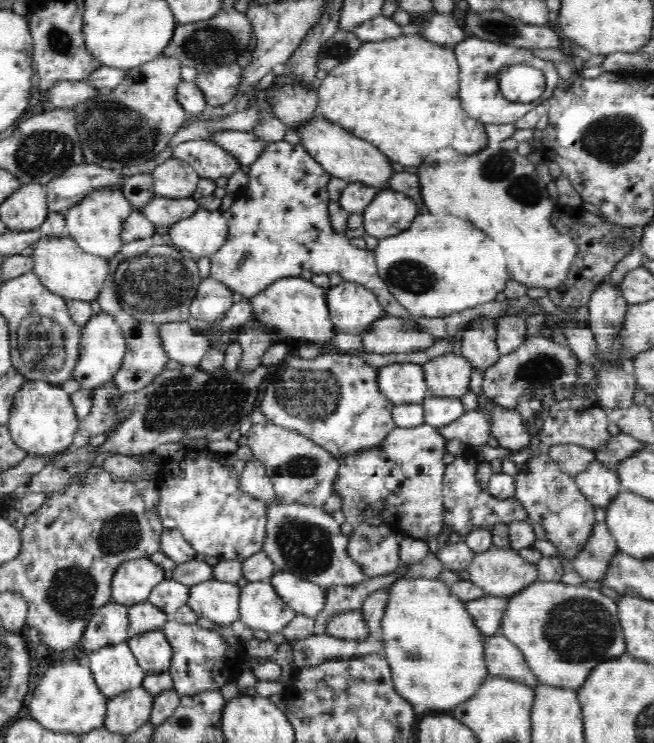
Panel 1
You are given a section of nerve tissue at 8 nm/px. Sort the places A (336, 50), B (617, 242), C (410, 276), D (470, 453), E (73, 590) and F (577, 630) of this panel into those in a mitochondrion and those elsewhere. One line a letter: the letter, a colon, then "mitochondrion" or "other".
A: mitochondrion
B: mitochondrion
C: mitochondrion
D: other
E: mitochondrion
F: mitochondrion

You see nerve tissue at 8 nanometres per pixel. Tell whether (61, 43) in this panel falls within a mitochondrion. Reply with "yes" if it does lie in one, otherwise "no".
yes

